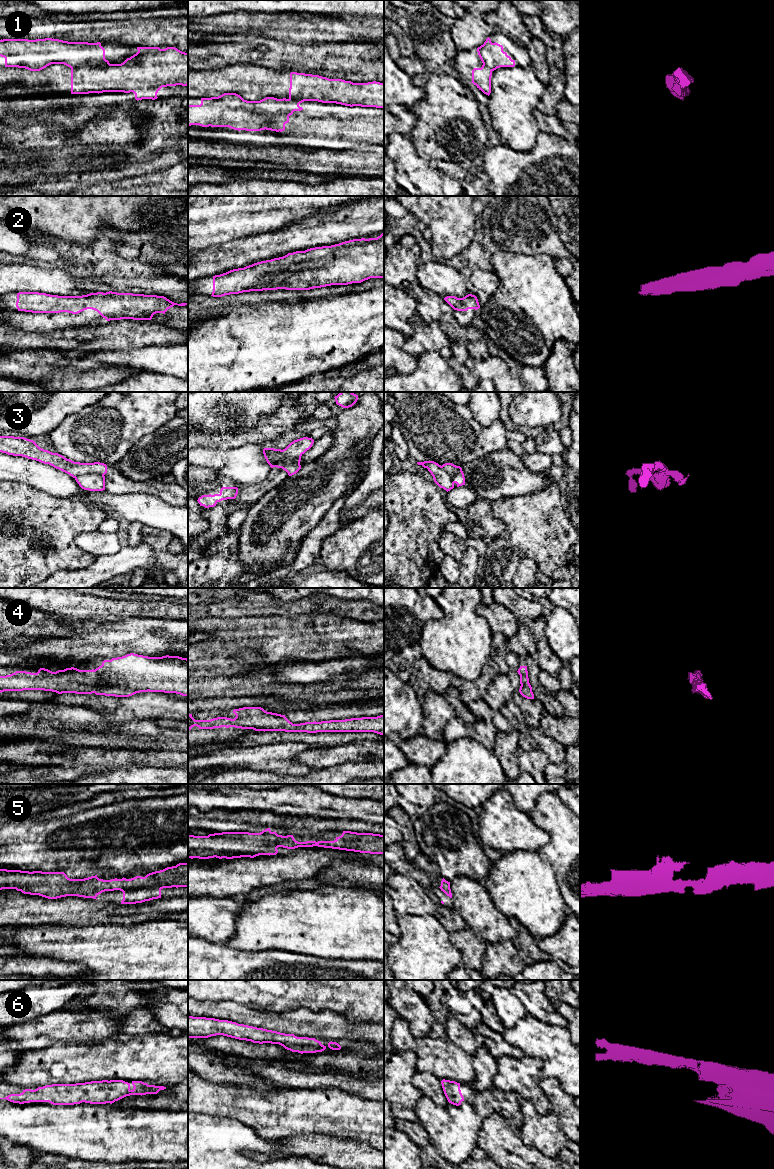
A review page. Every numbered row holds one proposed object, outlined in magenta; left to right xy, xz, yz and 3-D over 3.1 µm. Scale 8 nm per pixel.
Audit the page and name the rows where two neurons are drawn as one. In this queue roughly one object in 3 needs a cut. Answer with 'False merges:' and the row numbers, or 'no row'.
False merges: 1, 3

